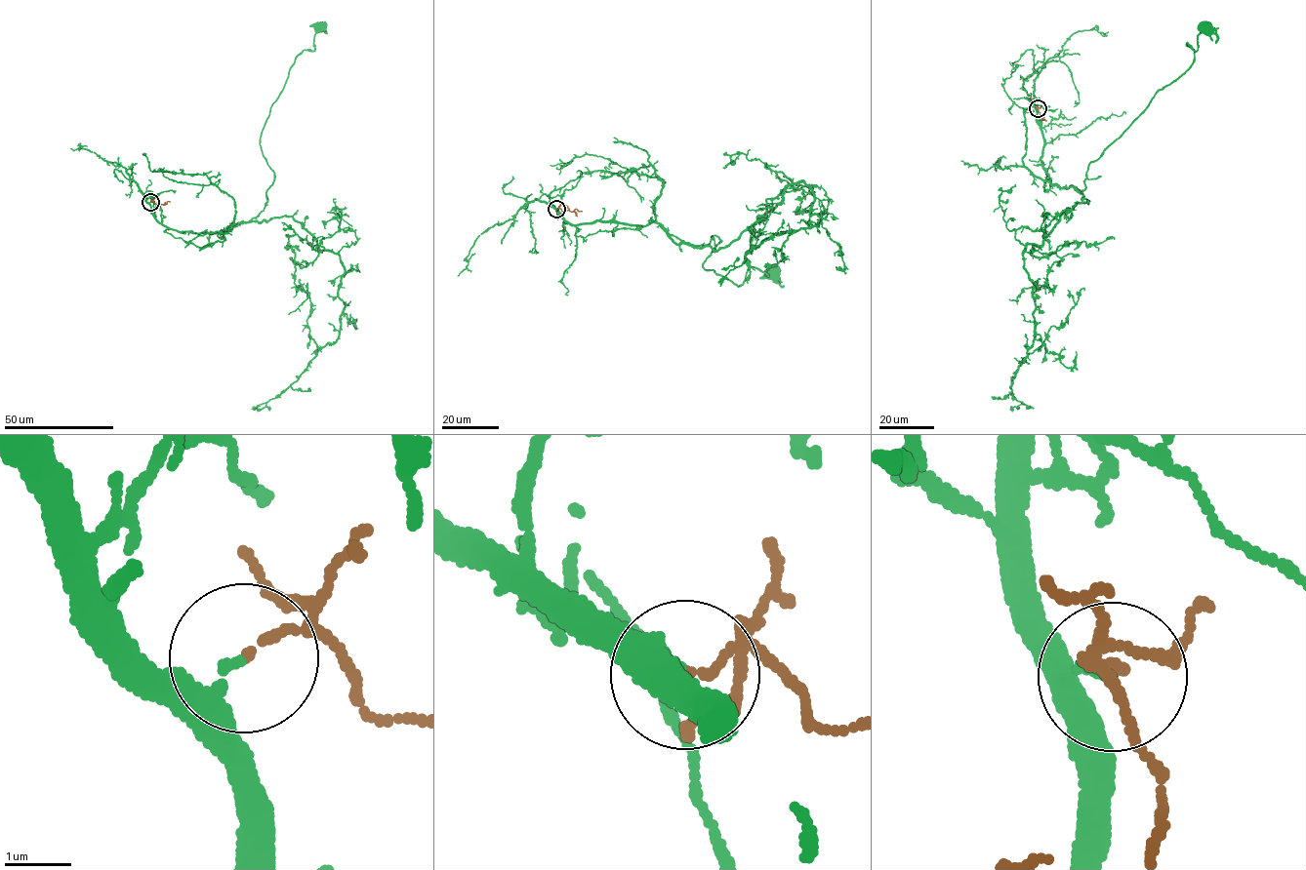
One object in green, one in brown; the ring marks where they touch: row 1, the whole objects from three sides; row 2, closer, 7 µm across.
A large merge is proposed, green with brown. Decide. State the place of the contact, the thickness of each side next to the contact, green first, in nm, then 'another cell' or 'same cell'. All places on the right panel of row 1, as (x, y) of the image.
(1038, 108) | 120/110 nm | same cell

